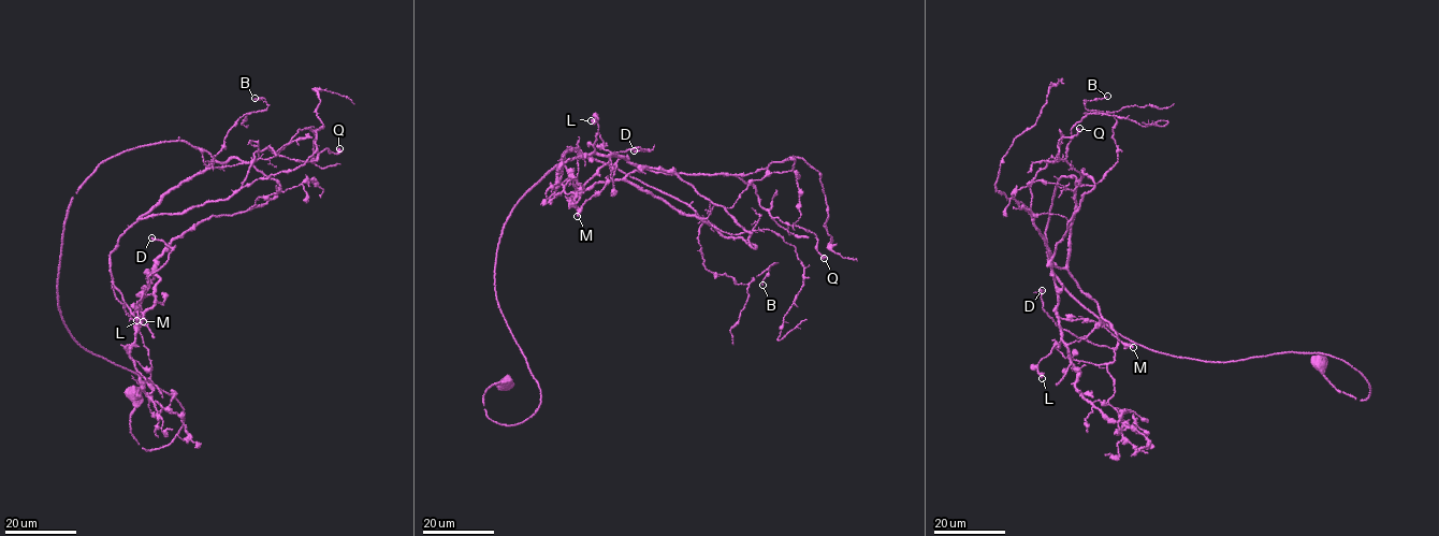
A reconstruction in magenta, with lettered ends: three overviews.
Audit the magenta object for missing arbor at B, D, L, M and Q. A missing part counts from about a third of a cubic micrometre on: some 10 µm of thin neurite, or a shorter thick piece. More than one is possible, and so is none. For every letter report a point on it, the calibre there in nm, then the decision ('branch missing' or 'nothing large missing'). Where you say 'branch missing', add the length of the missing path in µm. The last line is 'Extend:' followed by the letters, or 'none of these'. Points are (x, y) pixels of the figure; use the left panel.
B: (255, 98) | 180 nm | nothing large missing
D: (151, 237) | 360 nm | branch missing | 50 µm
L: (136, 320) | 400 nm | nothing large missing
M: (143, 321) | 400 nm | nothing large missing
Q: (339, 148) | 420 nm | nothing large missing
Extend: D

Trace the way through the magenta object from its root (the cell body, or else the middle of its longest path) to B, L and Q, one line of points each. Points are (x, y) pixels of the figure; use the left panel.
B: (134, 394), (134, 439), (170, 445), (180, 404), (61, 320), (72, 199), (144, 145), (211, 168), (255, 98)
L: (134, 394), (170, 445), (180, 404), (61, 320), (73, 197), (171, 141), (276, 182), (173, 241), (136, 320)
Q: (134, 394), (170, 445), (180, 404), (58, 308), (85, 179), (211, 156), (141, 219), (339, 148)

